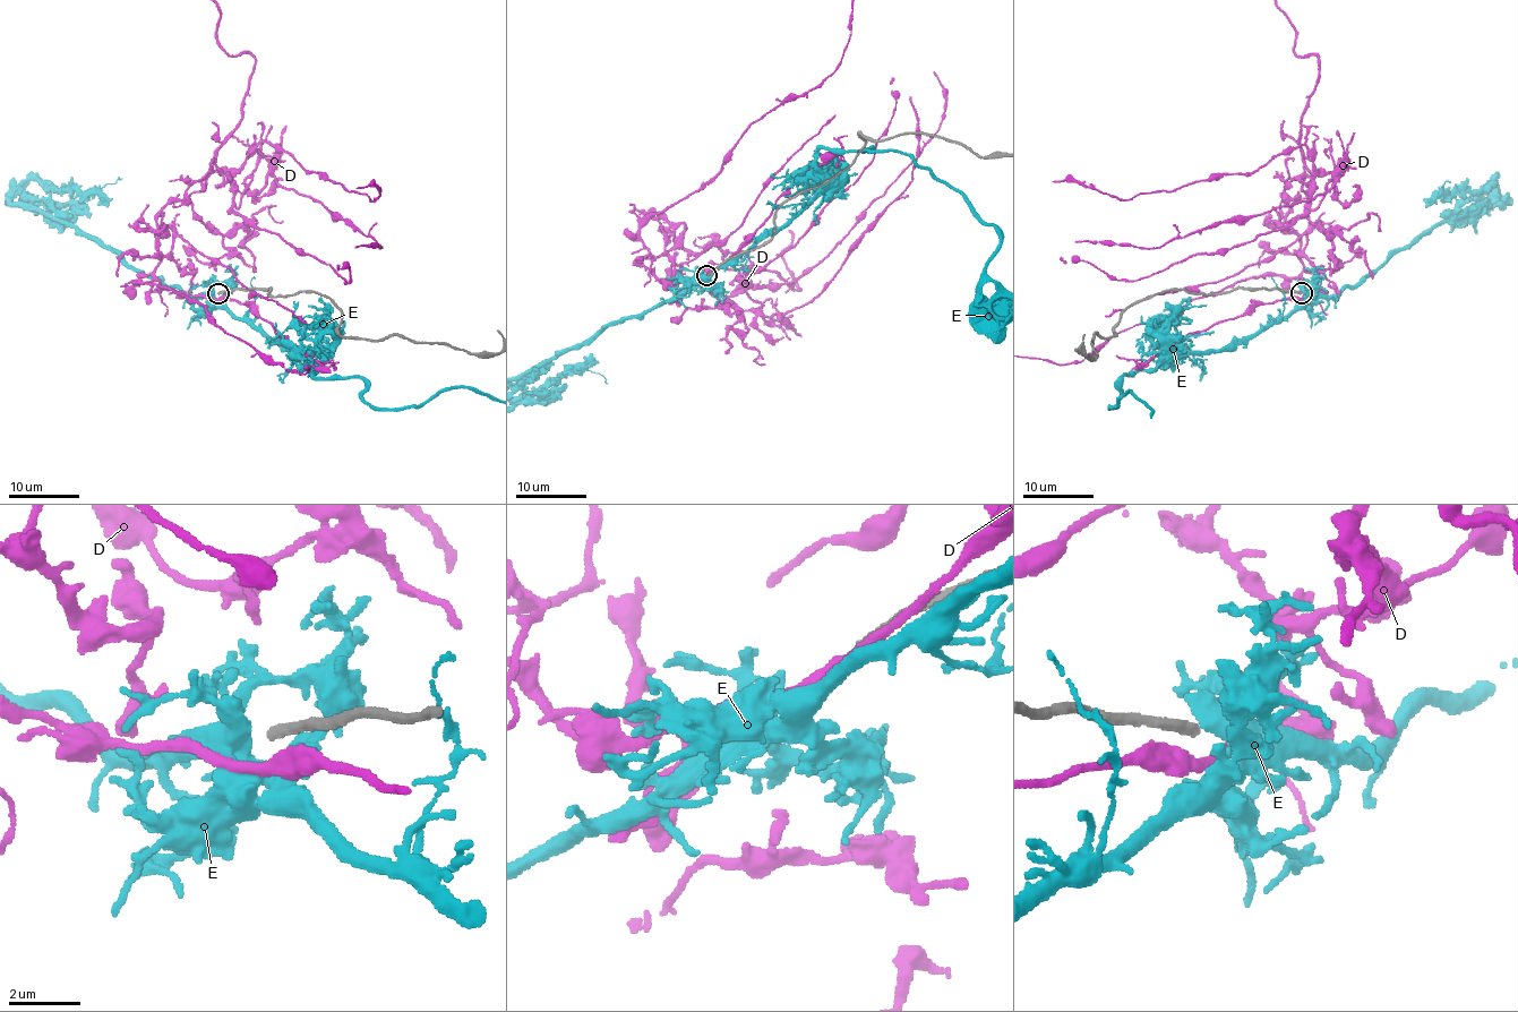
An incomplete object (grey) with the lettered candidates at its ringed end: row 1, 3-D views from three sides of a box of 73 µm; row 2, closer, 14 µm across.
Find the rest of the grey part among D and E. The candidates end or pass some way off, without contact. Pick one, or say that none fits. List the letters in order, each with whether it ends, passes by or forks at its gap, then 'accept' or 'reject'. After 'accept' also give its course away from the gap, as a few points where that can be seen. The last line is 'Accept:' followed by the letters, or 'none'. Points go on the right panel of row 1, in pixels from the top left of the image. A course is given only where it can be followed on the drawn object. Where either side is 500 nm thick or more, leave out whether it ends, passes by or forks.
D: it passes by | reject
E: it passes by | reject
Accept: none

